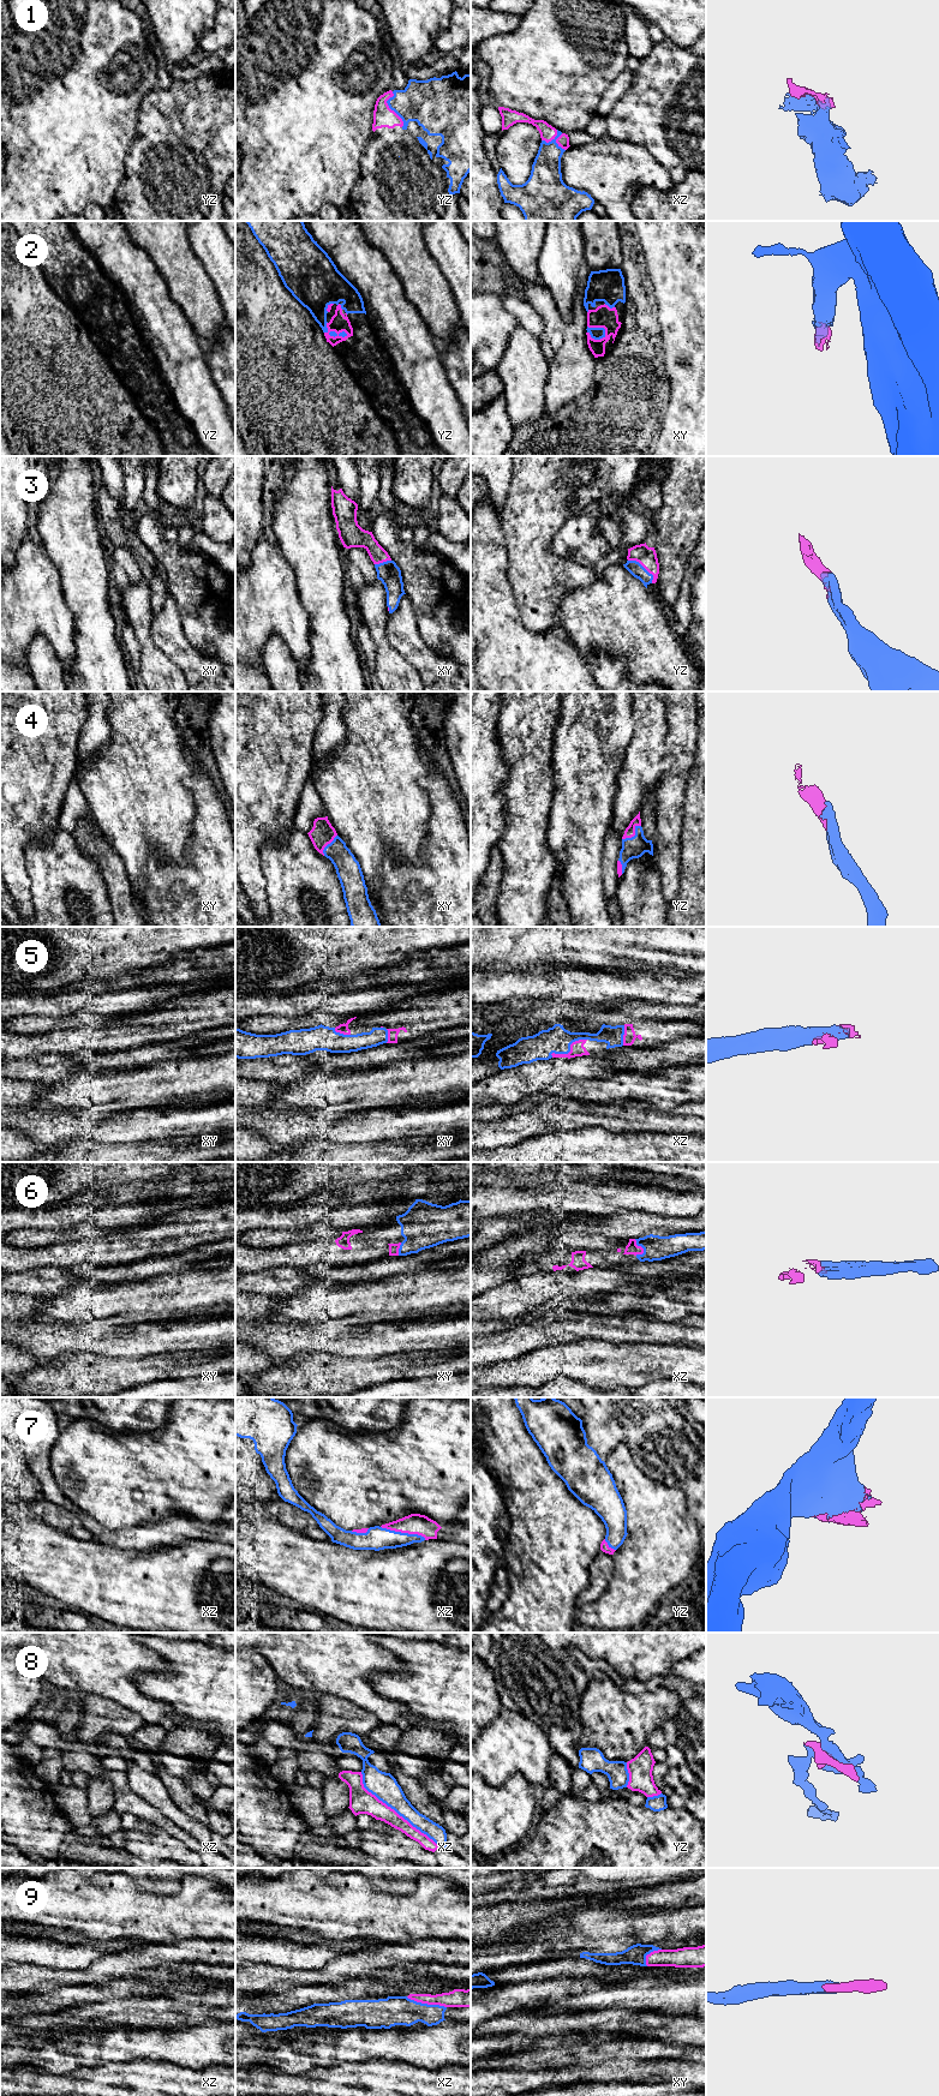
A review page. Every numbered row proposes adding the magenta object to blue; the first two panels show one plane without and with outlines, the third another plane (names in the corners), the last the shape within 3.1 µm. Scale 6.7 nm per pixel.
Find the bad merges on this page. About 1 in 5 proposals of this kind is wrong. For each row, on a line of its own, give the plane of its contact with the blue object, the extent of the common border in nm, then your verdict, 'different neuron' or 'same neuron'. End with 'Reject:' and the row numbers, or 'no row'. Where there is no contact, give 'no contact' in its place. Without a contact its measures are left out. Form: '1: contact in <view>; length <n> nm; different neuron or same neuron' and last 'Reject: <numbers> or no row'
1: contact in xz; length 180 nm; same neuron
2: contact in xy; length 150 nm; same neuron
3: contact in yz; length 220 nm; same neuron
4: contact in yz; length 160 nm; same neuron
5: contact in xz; length 260 nm; same neuron
6: contact in xz; length 120 nm; same neuron
7: contact in xz; length 320 nm; same neuron
8: contact in xz; length 750 nm; different neuron
9: contact in xz; length 280 nm; same neuron
Reject: 8

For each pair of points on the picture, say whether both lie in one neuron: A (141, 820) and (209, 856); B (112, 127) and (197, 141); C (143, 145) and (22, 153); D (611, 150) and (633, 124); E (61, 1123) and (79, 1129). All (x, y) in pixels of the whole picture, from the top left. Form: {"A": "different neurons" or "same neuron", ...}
{"A": "different neurons", "B": "different neurons", "C": "different neurons", "D": "different neurons", "E": "same neuron"}

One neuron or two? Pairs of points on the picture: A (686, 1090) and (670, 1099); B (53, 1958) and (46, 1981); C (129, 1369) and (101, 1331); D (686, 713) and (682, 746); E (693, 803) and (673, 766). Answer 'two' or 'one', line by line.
A: one
B: two
C: two
D: one
E: two

